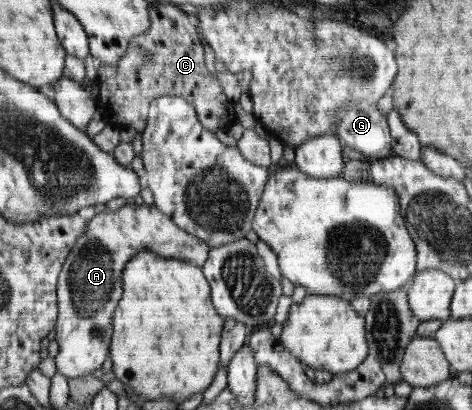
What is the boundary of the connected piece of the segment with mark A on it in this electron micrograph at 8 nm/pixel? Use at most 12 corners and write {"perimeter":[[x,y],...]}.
{"perimeter":[[155,204],[96,213],[59,277],[56,373],[99,370],[125,265],[202,268],[210,246]]}

